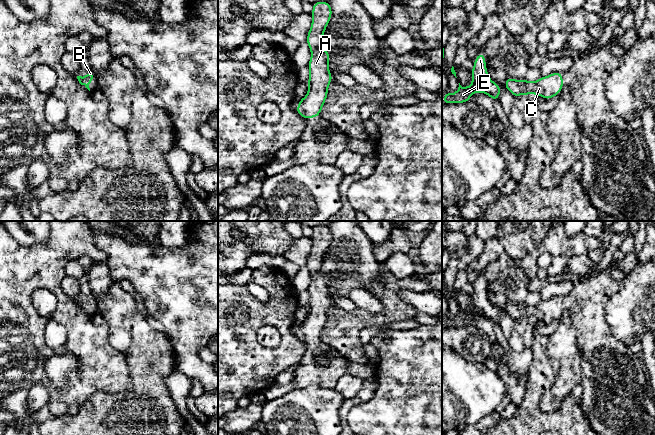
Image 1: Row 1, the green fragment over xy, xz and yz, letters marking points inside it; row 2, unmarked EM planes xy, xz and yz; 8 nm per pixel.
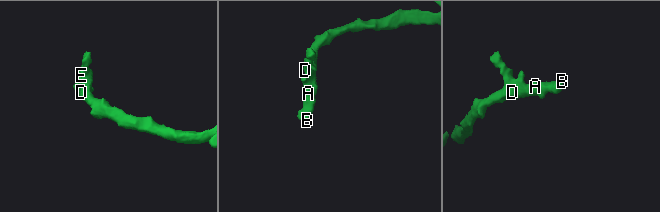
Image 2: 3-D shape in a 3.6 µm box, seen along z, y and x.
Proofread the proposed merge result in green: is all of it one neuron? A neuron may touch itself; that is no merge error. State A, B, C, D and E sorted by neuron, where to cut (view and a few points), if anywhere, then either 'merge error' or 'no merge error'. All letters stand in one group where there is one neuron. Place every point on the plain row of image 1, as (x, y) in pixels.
A B C D E; no cut; no merge error

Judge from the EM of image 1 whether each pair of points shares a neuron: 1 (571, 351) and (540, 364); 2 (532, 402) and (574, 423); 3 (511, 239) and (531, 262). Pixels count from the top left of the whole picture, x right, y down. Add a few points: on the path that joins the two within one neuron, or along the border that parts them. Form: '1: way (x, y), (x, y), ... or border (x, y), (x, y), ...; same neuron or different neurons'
1: border (547, 337), (547, 354), (558, 363), (556, 382); different neurons
2: way (538, 414), (547, 423), (562, 423); same neuron
3: border (542, 240), (534, 251), (520, 259), (504, 252); different neurons

